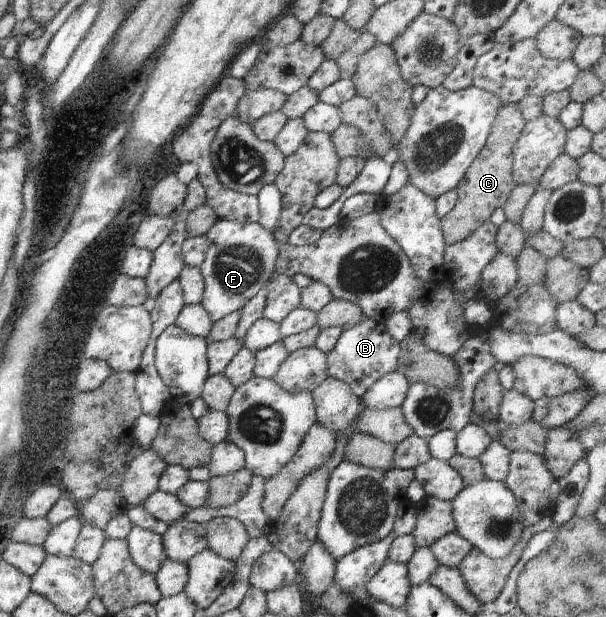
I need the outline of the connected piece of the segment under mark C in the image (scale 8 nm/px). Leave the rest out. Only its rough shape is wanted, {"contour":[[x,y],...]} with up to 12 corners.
{"contour":[[499,108],[487,144],[441,219],[447,245],[469,238],[516,186],[513,150],[527,126]]}

